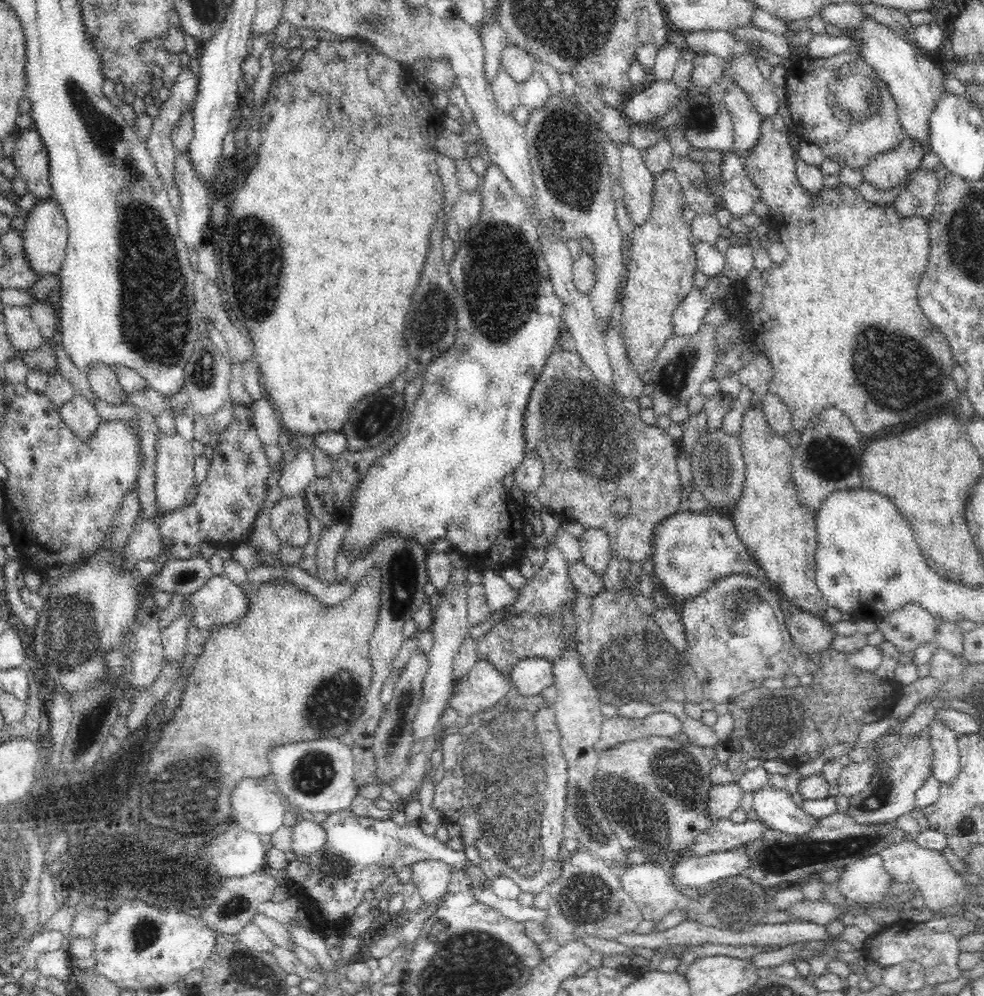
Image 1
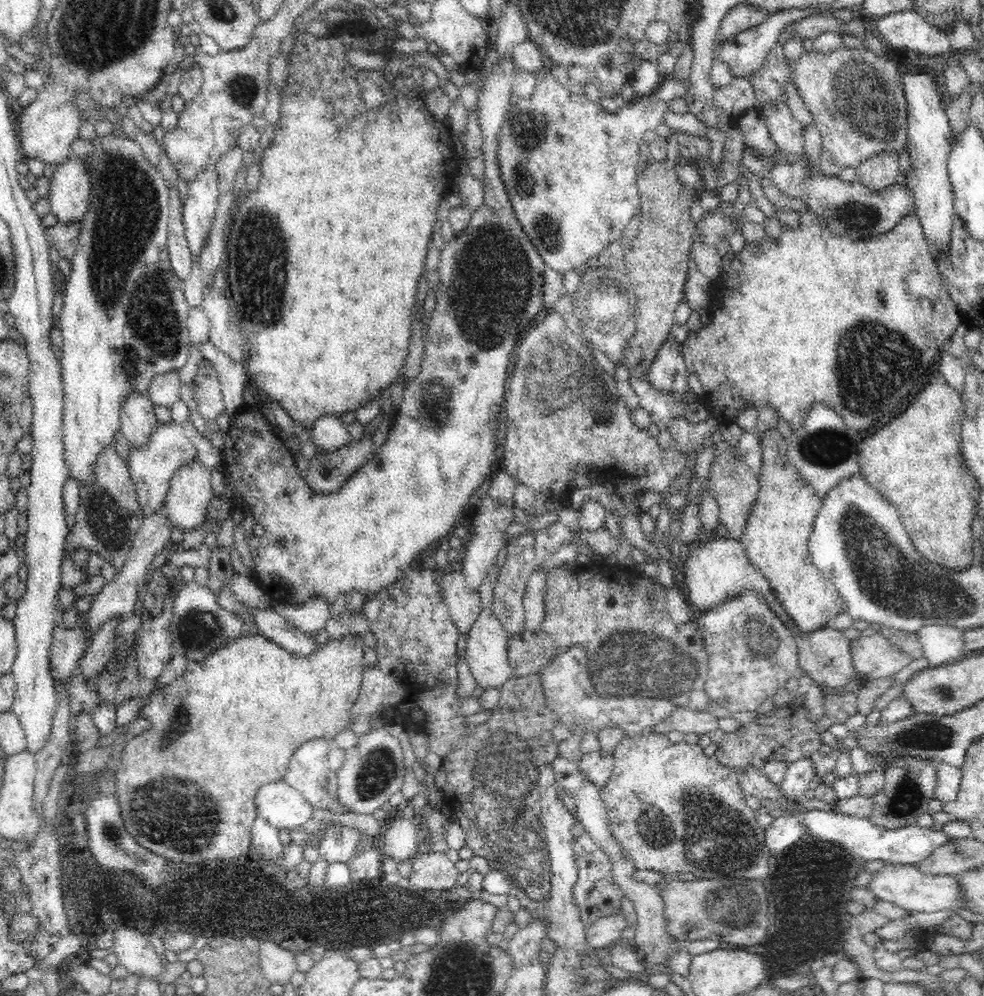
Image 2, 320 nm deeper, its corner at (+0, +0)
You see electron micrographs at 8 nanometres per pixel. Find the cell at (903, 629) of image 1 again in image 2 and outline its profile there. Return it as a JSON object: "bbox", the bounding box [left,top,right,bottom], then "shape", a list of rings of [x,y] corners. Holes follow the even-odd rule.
{"bbox":[914,624,964,670],"shape":[[[928,624],[914,632],[924,648],[928,668],[934,670],[964,656],[961,654],[963,632],[962,629],[940,624]]]}

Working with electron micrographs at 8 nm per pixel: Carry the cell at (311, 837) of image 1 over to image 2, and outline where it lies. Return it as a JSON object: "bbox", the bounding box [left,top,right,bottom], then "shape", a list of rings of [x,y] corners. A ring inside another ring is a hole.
{"bbox":[320,827,363,864],"shape":[[[332,827],[320,837],[320,858],[328,864],[348,862],[348,859],[360,848],[363,834],[356,828]]]}

